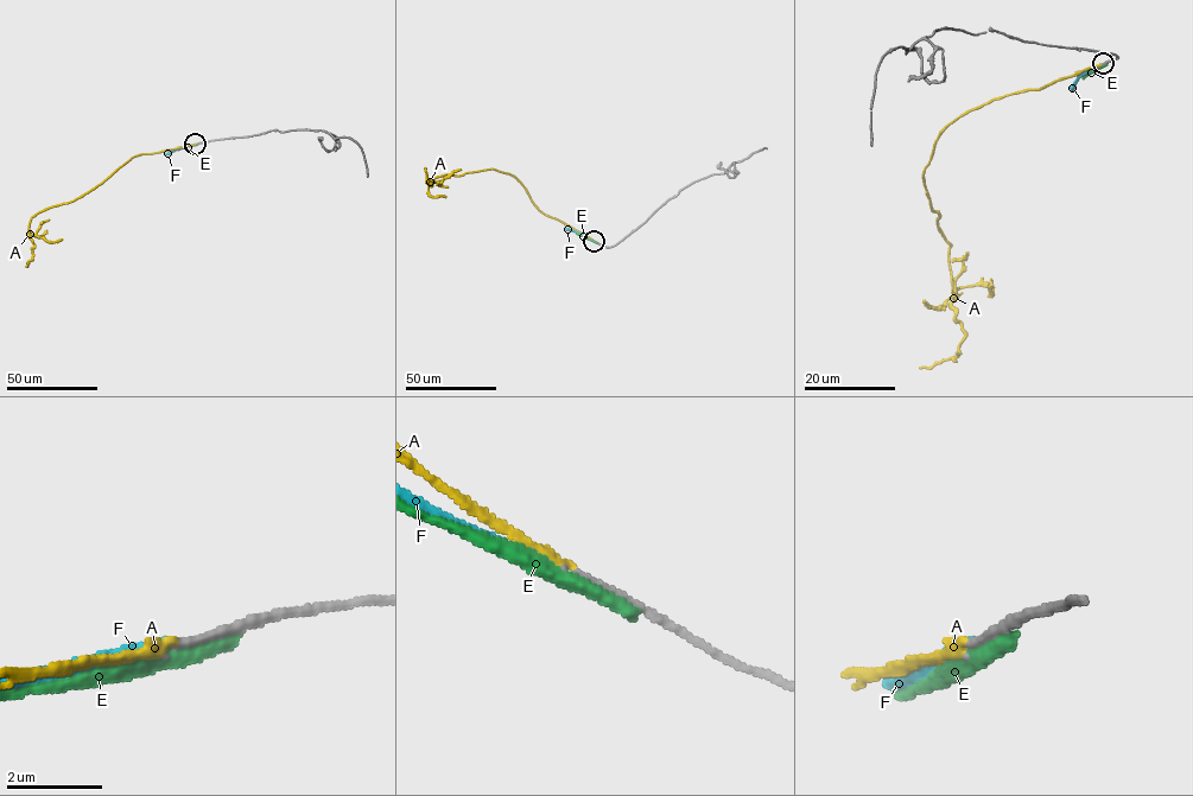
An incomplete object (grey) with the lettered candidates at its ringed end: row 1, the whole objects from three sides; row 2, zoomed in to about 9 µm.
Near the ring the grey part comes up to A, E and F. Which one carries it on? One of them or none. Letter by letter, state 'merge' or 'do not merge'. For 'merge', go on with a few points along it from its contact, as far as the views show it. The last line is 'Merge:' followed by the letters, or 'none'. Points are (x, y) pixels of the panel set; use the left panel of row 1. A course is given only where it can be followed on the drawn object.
A: do not merge
E: do not merge
F: do not merge
Merge: none

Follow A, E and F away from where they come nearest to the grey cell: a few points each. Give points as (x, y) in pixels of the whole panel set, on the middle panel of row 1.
A: (595, 241), (540, 210), (513, 176), (487, 169), (427, 180), (432, 185), (426, 183), (424, 167)
E: (596, 242), (576, 234)
F: (594, 241), (564, 229)

